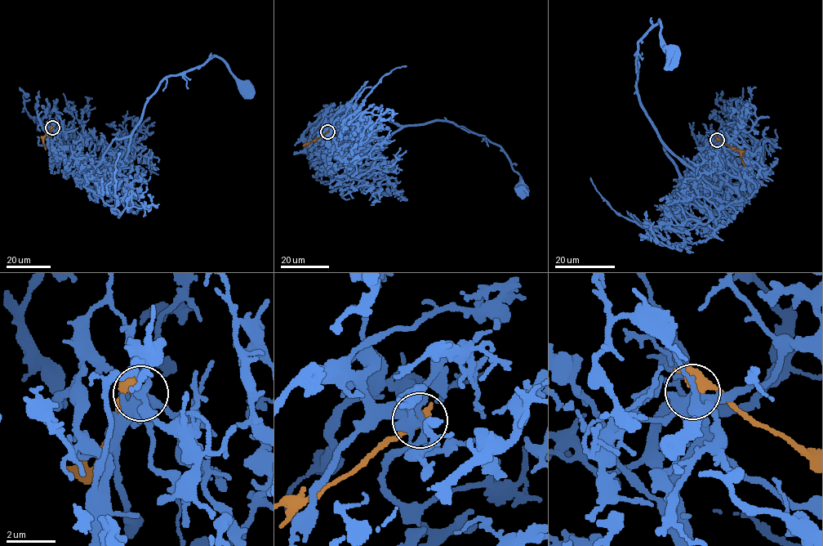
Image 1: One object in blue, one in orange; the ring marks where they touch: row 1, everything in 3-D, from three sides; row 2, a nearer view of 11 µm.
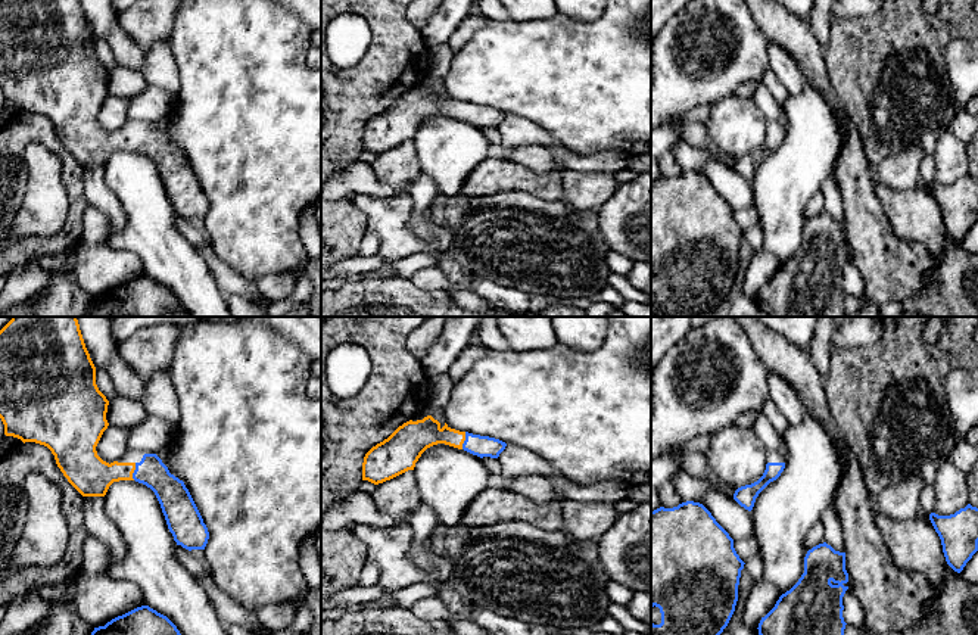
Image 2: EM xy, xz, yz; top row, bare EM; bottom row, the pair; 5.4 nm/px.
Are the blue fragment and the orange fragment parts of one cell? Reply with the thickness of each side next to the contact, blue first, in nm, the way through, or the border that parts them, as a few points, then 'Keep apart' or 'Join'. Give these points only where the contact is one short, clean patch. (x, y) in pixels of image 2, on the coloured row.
Thickness 170 nm (blue) against 220 nm. Path across: xy (171, 492), (150, 472), (134, 472), (112, 472), (92, 476). Join

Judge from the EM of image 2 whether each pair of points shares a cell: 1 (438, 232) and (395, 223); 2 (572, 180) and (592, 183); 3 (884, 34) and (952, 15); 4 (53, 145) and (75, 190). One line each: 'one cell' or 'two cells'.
1: one cell
2: one cell
3: one cell
4: one cell

